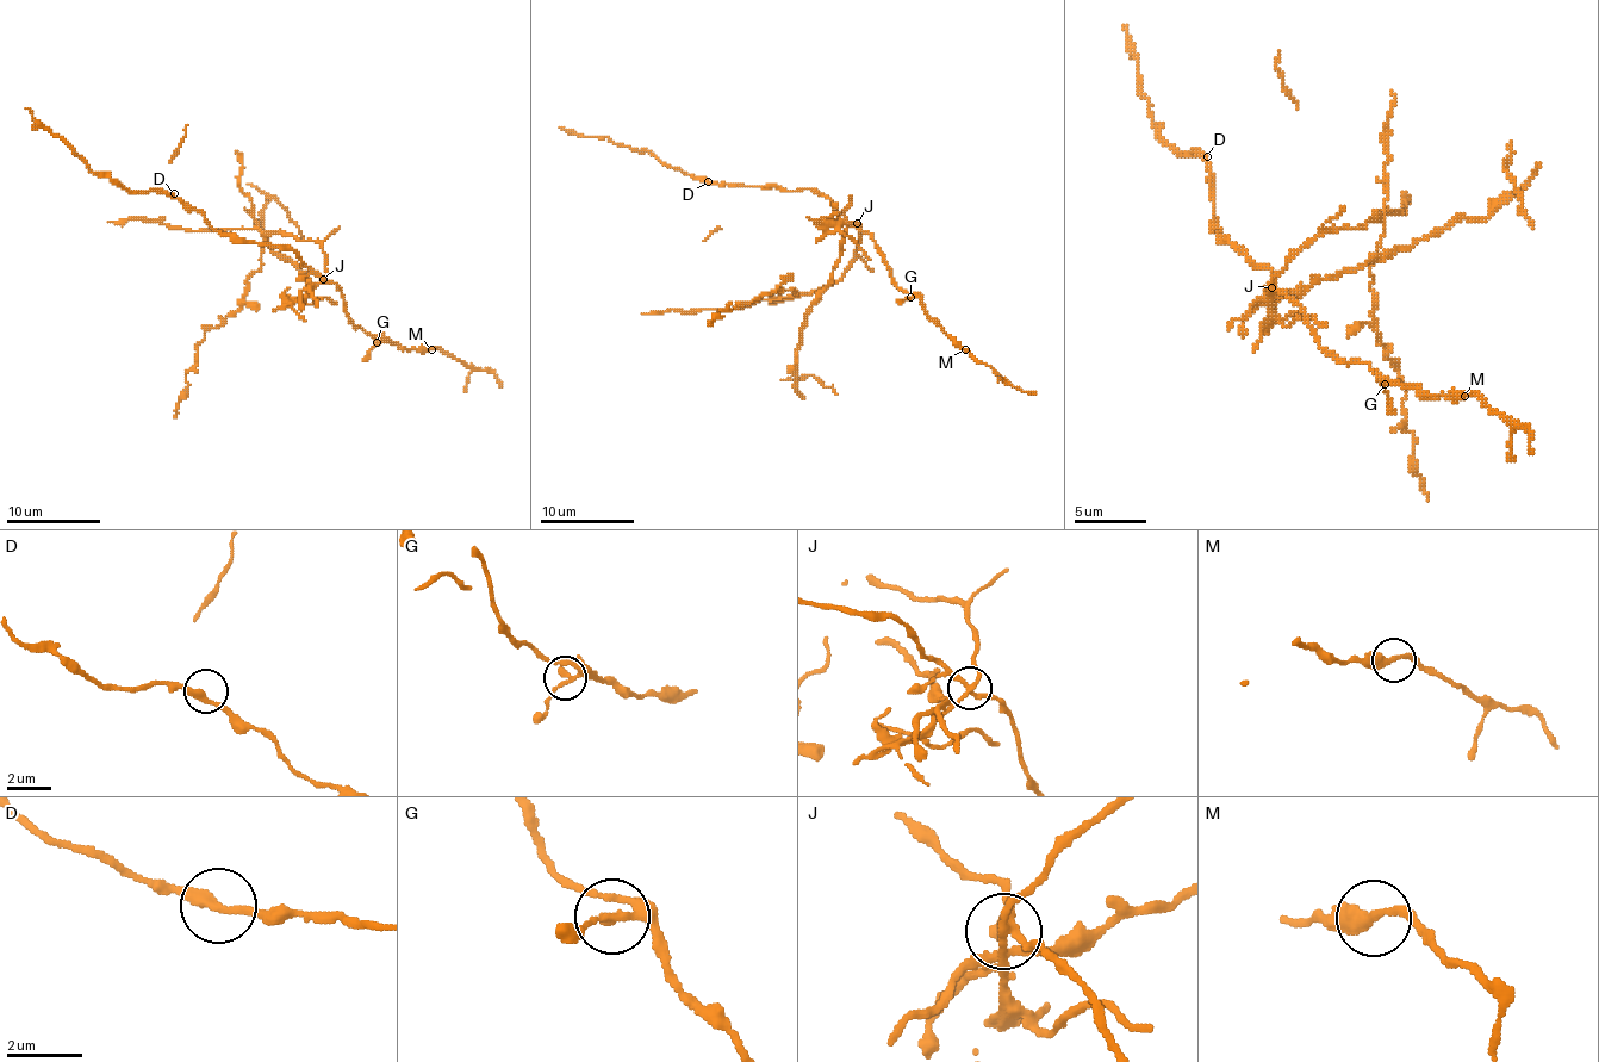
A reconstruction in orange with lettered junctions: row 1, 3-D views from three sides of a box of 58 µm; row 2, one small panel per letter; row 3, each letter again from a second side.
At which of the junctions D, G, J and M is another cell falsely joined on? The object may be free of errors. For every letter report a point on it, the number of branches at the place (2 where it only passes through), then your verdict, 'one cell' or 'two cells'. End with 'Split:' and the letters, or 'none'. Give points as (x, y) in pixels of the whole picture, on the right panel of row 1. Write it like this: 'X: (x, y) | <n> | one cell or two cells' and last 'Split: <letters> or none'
D: (1207, 156) | 2 | one cell
G: (1385, 384) | 4 | one cell
J: (1271, 287) | 4 | two cells
M: (1464, 396) | 2 | one cell
Split: J

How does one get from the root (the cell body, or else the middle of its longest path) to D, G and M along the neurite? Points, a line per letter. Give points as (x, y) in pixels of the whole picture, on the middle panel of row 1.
D: (845, 224), (833, 203), (809, 188), (783, 191), (773, 186), (732, 186), (708, 181)
G: (845, 224), (854, 224), (870, 236), (891, 273), (891, 280), (901, 290), (915, 294), (910, 297)
M: (845, 224), (854, 224), (870, 236), (891, 273), (891, 280), (901, 290), (913, 292), (922, 309), (965, 349)

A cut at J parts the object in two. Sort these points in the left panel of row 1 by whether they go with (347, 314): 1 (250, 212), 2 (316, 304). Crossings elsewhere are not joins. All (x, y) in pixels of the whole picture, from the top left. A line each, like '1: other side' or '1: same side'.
1: other side
2: other side

